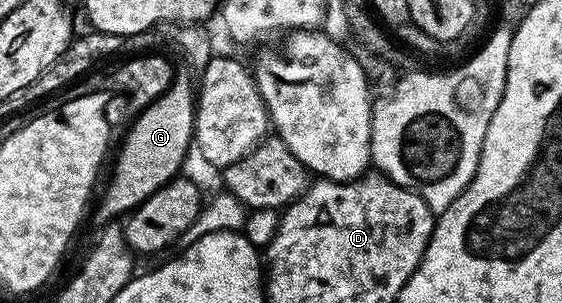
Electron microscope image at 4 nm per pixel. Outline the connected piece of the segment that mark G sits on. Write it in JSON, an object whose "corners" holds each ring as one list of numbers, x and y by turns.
{"corners":[[178,70,172,85,155,102,136,112,134,119,137,120,130,125,121,143,121,152,117,155,109,188,101,199,101,208,93,215,94,228,110,226,151,197,151,193,158,191,164,183,178,178,180,171,177,170,184,165,185,154,195,143,195,79,186,71]]}

